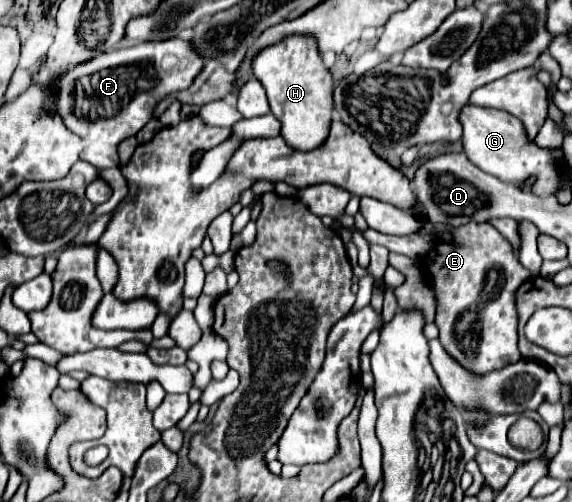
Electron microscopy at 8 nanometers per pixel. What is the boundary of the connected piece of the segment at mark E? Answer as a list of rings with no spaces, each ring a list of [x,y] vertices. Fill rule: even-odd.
[[[469,222],[453,230],[451,240],[433,242],[425,254],[425,274],[435,290],[439,340],[469,370],[487,372],[521,358],[517,350],[515,290],[531,274],[515,260],[511,244],[487,222]]]

